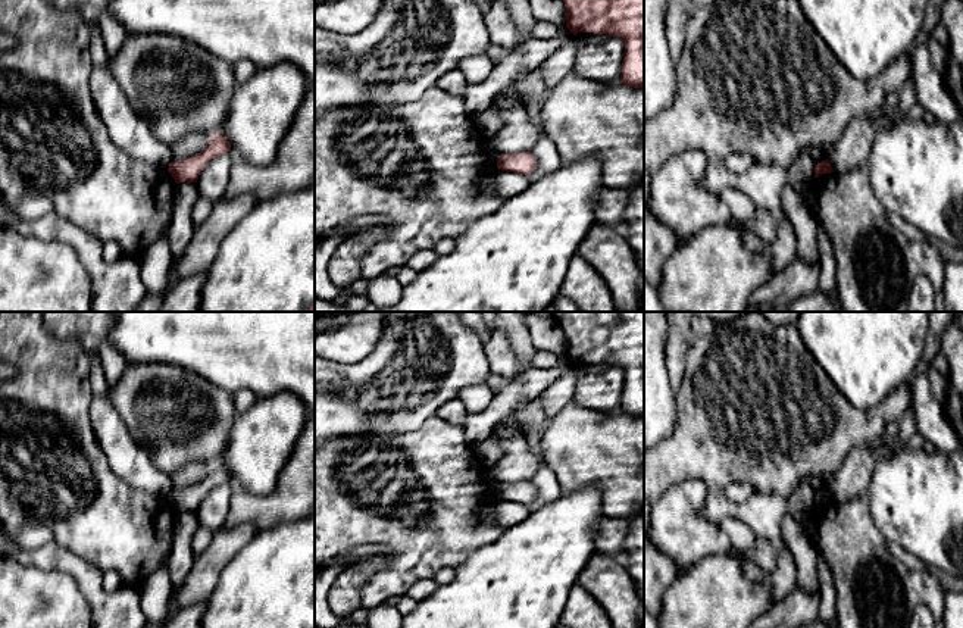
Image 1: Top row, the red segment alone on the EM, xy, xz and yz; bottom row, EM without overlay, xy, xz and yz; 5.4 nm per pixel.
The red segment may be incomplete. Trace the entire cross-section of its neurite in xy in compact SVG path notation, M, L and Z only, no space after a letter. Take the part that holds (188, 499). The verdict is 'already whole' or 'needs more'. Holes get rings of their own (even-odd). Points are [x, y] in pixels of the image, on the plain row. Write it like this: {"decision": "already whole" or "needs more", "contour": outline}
{"decision": "already whole", "contour": "M216 462L210 465L209 474L201 482L181 491L172 491L168 502L172 504L176 513L185 510L197 512L201 500L212 488L229 481L231 474L228 468L223 463Z"}

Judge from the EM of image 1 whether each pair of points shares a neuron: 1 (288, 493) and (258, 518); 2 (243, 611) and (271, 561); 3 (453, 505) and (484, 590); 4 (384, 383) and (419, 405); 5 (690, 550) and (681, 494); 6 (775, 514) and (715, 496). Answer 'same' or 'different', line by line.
1: same
2: same
3: different
4: same
5: same
6: same

